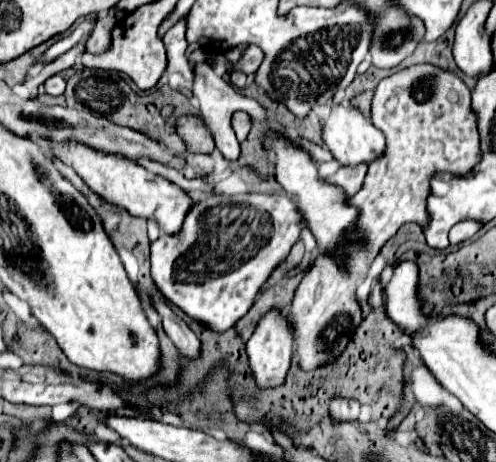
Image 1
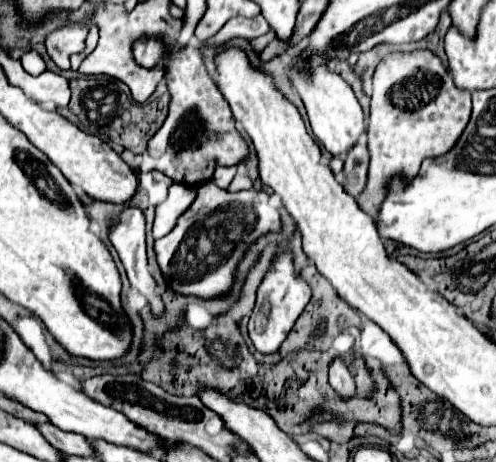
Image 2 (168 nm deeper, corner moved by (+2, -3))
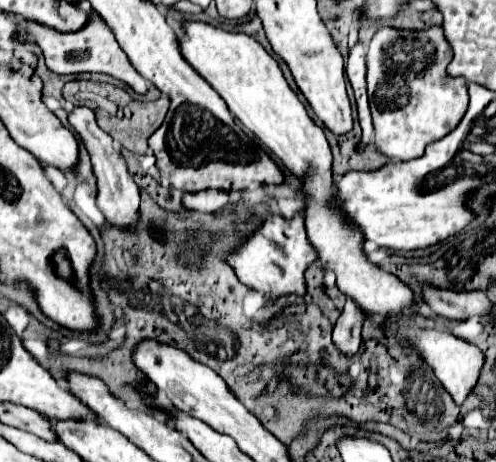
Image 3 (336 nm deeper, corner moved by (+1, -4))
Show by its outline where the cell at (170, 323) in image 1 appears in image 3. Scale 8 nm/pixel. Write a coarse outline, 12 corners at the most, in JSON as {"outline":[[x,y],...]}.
{"outline":[[89,107],[71,125],[91,153],[105,223],[133,227],[141,191]]}

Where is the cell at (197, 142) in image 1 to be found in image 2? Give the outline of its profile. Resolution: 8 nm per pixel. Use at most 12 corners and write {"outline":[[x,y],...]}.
{"outline":[[194,38],[132,46],[172,96],[140,170],[188,186],[244,164],[248,144]]}

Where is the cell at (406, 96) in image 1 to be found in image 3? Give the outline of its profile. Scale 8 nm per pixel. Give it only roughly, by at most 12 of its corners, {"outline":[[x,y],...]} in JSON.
{"outline":[[441,27],[367,47],[375,147],[417,159],[459,125]]}

